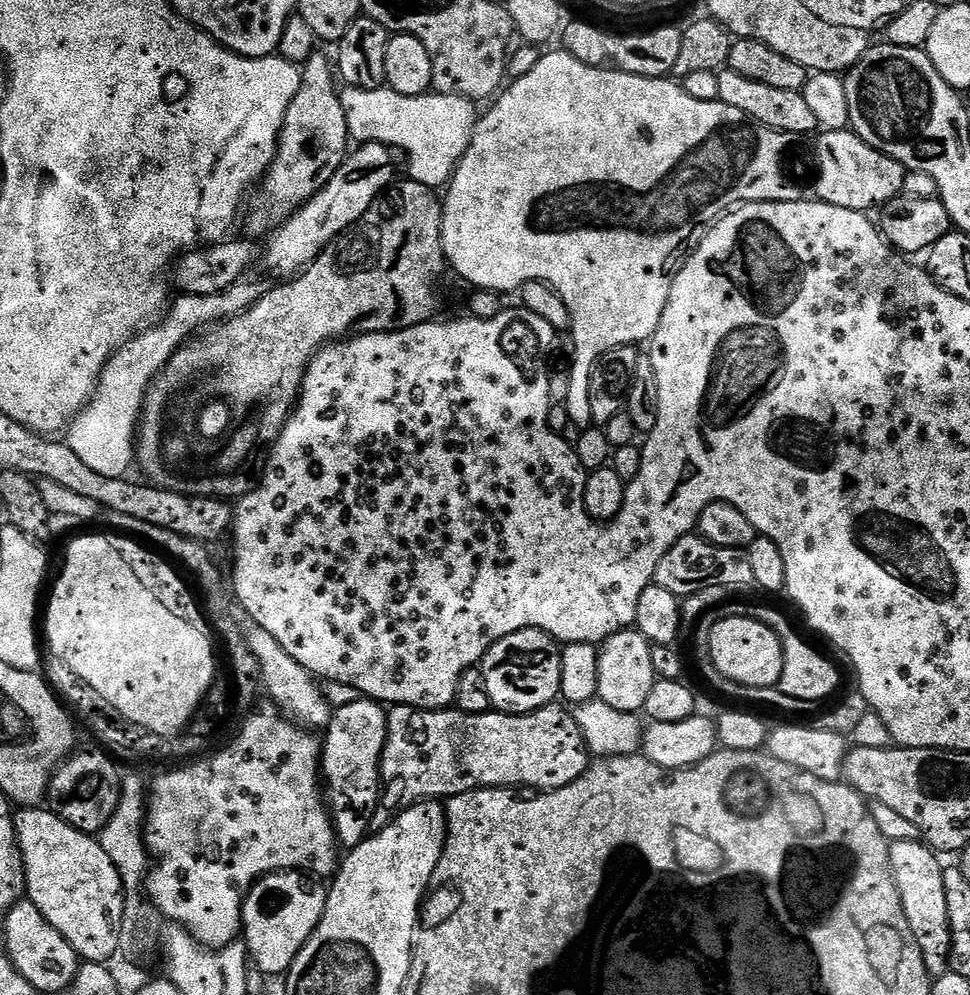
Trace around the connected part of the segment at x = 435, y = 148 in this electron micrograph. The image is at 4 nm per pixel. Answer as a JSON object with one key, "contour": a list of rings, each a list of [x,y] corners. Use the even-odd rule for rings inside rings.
{"contour":[[[387,86],[378,90],[345,87],[340,101],[353,141],[384,144],[402,156],[404,152],[408,159],[407,179],[433,190],[443,189],[451,181],[470,146],[478,119],[477,105],[465,96],[407,96]]]}

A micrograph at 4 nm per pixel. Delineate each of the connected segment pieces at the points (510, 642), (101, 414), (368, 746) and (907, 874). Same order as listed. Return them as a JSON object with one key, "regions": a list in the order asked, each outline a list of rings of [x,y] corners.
{"regions":[[[[537,628],[518,630],[494,642],[478,665],[492,708],[498,712],[524,716],[527,712],[536,712],[553,703],[560,696],[561,651],[561,645],[553,636]]],[[[263,275],[251,276],[237,280],[218,294],[177,295],[177,300],[175,297],[171,301],[166,315],[159,323],[127,340],[108,359],[104,365],[104,373],[100,376],[100,383],[96,386],[96,395],[66,429],[66,442],[70,450],[74,450],[74,454],[78,454],[78,458],[82,458],[86,466],[90,466],[90,470],[95,470],[106,478],[124,478],[129,475],[128,467],[131,464],[133,467],[136,454],[140,411],[144,408],[144,395],[148,392],[150,382],[193,333],[205,326],[219,324],[221,320],[241,316],[270,291],[270,284],[263,280]]],[[[367,698],[335,709],[332,721],[323,733],[322,784],[326,789],[326,807],[336,829],[336,839],[343,847],[345,844],[345,849],[357,848],[373,827],[382,795],[380,759],[387,737],[385,705]]],[[[920,840],[891,841],[888,853],[892,859],[892,874],[896,878],[896,888],[904,903],[904,916],[910,922],[912,935],[924,955],[926,970],[935,978],[949,971],[948,956],[953,955],[952,923],[948,913],[946,886],[944,885],[945,865],[927,843]]]]}

